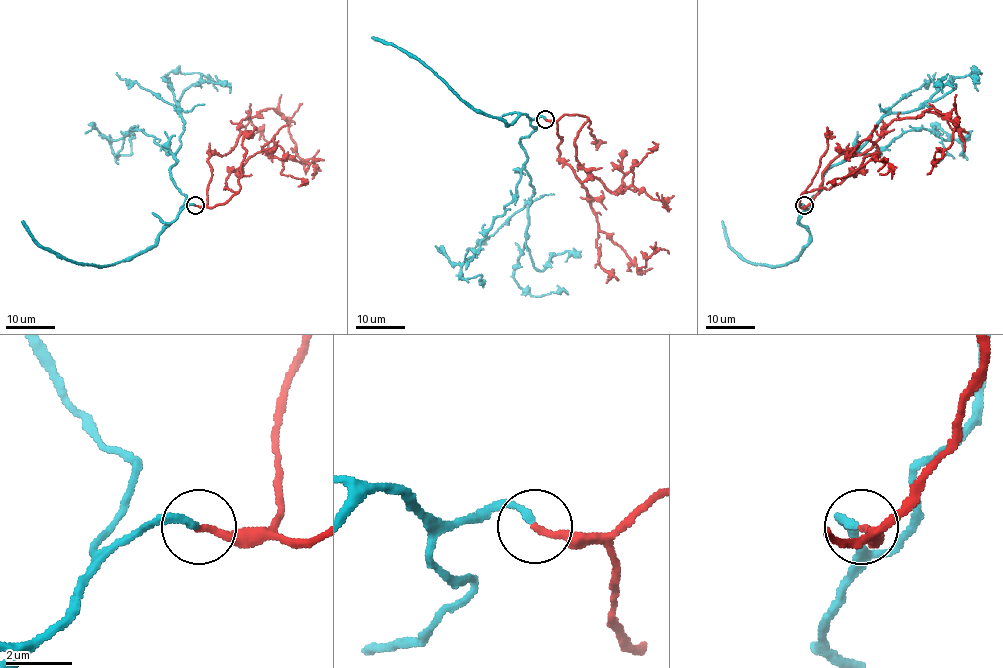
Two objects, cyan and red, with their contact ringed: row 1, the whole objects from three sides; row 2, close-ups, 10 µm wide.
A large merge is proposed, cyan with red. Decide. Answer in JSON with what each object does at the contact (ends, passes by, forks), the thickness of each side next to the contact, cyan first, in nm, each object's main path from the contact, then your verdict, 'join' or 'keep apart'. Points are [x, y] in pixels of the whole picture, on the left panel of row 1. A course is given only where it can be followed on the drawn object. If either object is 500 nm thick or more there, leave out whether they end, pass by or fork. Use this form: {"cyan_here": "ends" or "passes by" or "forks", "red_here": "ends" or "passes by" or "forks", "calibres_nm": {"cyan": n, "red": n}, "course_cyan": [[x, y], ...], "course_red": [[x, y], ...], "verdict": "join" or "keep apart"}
{"cyan_here": "ends", "red_here": "ends", "calibres_nm": {"cyan": 220, "red": 200}, "course_cyan": [[196, 206], [180, 208], [186, 196], [170, 173], [183, 119], [164, 76], [170, 71], [201, 73], [218, 91]], "course_red": [[196, 206], [207, 204], [209, 154], [227, 153], [240, 124], [262, 110], [288, 125], [301, 158], [319, 149]], "verdict": "join"}

